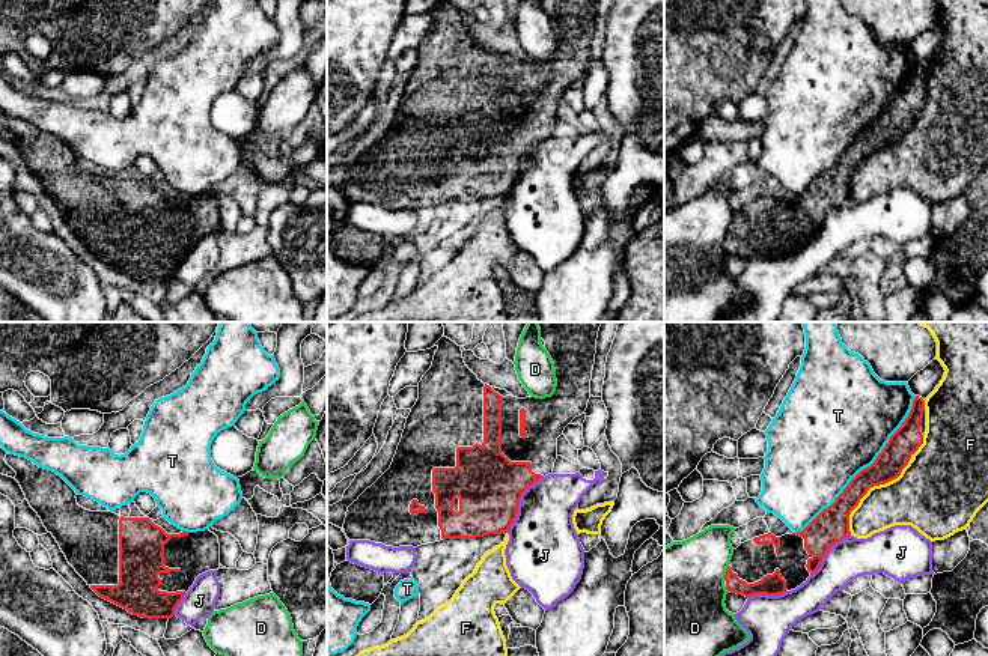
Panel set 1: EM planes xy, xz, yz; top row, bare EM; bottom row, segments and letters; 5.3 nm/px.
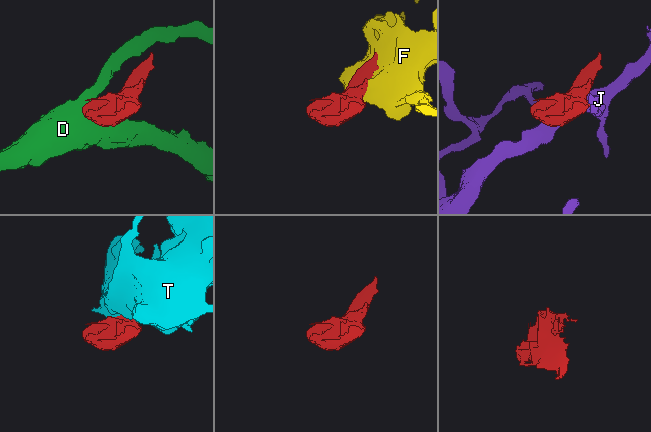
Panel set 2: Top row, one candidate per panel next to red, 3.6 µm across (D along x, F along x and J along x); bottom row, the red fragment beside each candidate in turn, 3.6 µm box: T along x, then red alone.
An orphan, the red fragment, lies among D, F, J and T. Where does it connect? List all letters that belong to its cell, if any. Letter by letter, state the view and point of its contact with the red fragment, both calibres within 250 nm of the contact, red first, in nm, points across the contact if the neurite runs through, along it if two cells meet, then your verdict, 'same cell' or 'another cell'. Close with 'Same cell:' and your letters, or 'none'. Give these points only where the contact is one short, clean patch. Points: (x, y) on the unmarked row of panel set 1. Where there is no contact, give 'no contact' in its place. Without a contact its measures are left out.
D: contact yz (726, 236); calibres 110 and 460 nm; border yz (729, 229), (723, 242); another cell
F: contact yz (868, 152); calibres 160 and 280 nm; another cell
J: contact xz (518, 166); calibres 360 and 360 nm; another cell
T: contact yz (865, 131); calibres 160 and 500 nm; another cell
Same cell: none

